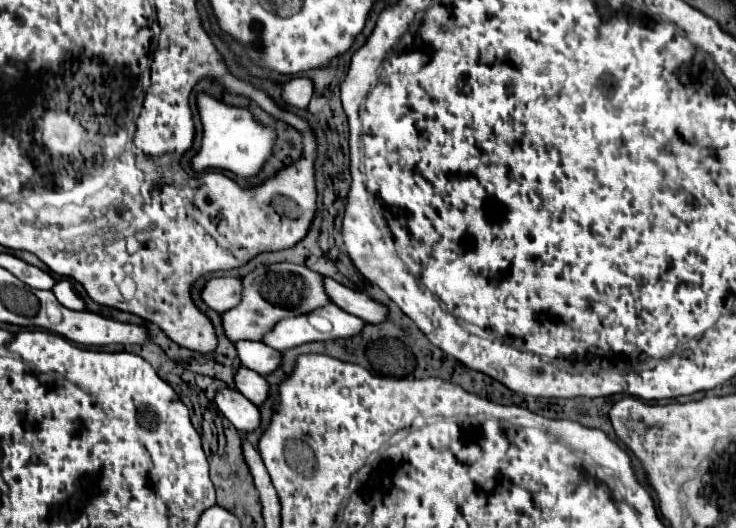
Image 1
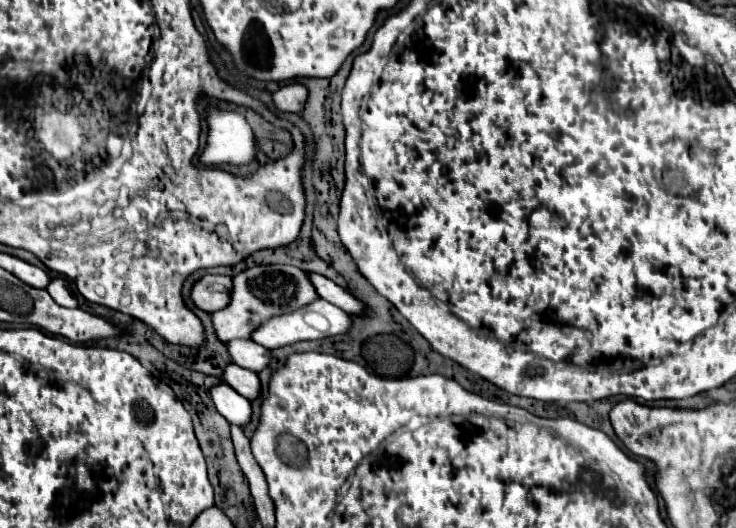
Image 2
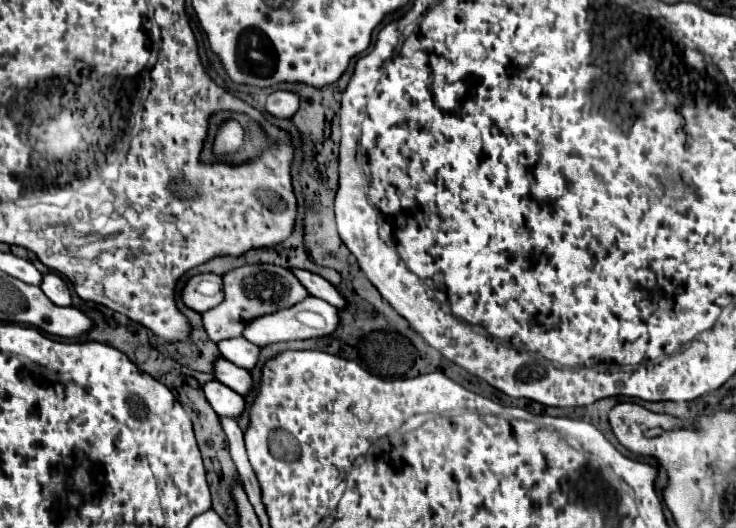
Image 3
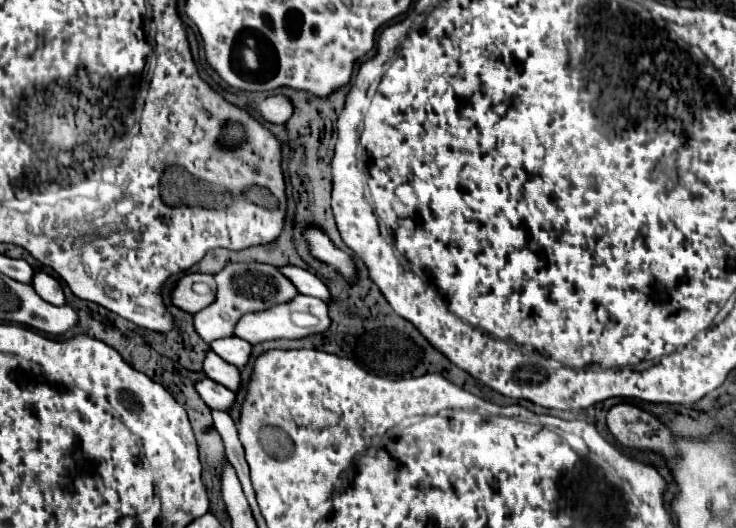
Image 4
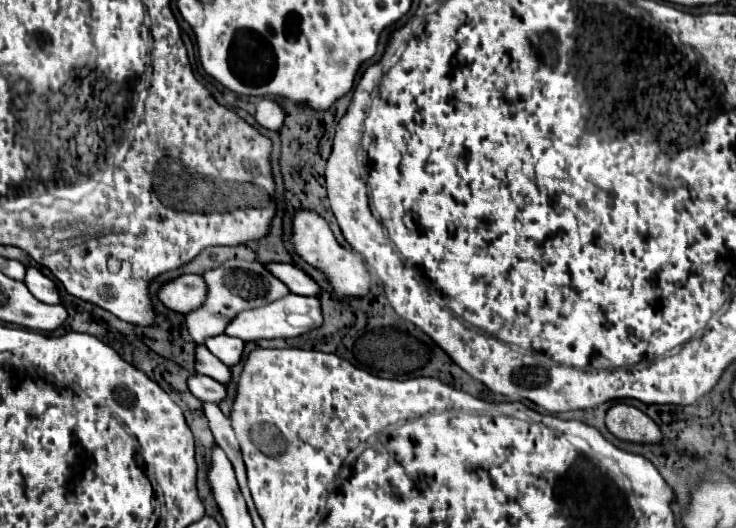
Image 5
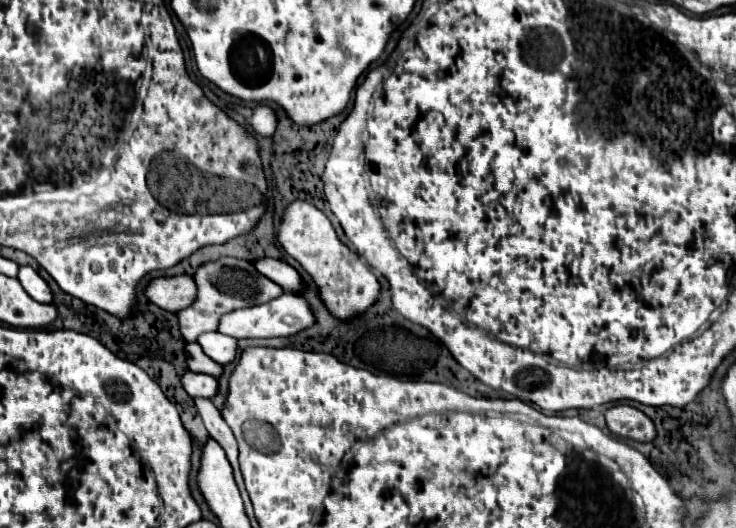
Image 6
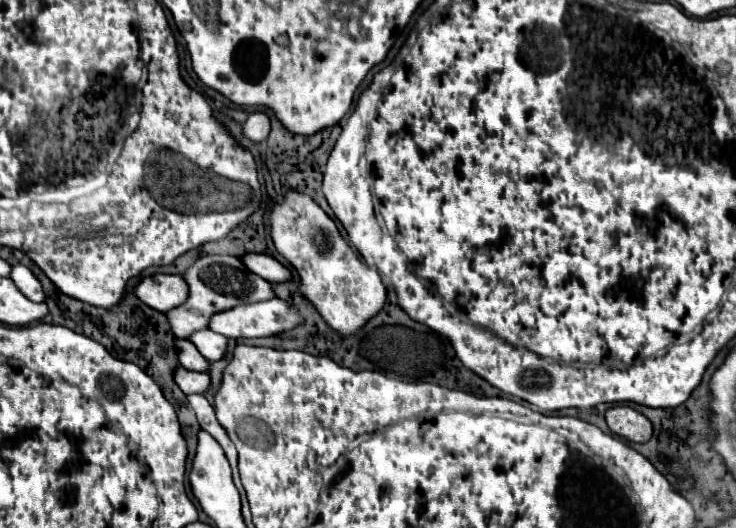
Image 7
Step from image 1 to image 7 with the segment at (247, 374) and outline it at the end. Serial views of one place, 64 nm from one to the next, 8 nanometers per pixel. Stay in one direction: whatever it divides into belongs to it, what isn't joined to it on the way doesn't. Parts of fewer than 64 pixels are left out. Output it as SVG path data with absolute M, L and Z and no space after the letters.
M176 338L174 346L176 346L180 366L184 366L186 370L196 370L196 372L208 370L208 360L204 360L204 356L200 356L200 352L196 350L196 346L190 340L178 340Z

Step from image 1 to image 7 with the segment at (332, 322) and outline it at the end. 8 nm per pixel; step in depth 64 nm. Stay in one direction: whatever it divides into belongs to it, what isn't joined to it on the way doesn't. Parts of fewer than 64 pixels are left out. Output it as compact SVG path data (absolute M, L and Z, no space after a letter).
M272 298L218 312L212 316L208 328L226 338L254 338L254 334L274 336L296 324L300 324L300 316L294 306Z

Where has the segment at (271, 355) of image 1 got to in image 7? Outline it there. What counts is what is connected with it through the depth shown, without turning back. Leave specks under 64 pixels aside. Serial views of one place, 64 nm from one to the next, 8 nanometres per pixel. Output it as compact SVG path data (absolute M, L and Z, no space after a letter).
M200 330L200 332L194 332L190 338L188 338L196 348L198 352L214 362L214 360L220 360L224 354L226 354L226 336L220 336L212 330Z

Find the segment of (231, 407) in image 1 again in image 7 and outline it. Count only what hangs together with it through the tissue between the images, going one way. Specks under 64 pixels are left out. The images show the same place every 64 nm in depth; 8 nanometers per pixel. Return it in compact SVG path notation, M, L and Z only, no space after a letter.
M182 366L174 370L174 382L184 394L202 394L210 386L210 378L206 372L192 372Z

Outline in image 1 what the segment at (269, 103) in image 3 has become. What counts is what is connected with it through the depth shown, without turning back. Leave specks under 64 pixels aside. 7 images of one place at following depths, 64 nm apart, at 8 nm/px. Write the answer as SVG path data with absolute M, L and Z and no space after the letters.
M292 78L282 88L282 100L294 108L306 108L312 98L312 92L314 92L314 86L308 78Z

